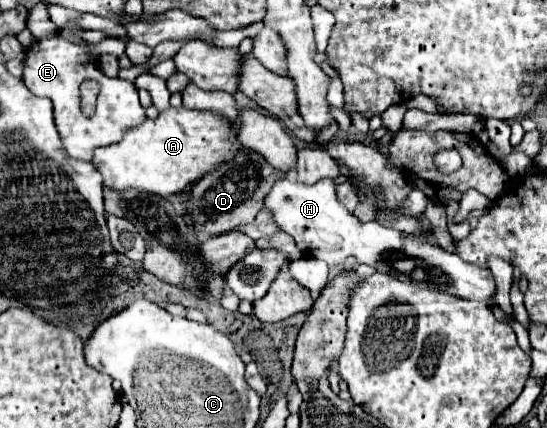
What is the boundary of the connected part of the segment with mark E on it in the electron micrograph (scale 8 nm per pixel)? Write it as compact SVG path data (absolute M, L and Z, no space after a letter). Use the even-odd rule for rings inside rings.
M70 21L70 25L74 29L60 29L56 37L36 41L26 51L24 83L36 97L48 97L52 101L54 121L66 153L80 161L92 161L94 149L120 141L128 129L140 125L146 119L146 113L138 101L138 91L134 83L106 77L98 67L96 55L92 55L82 41L68 41L68 39L80 39L82 33L76 21ZM86 79L94 79L100 83L100 95L98 95L94 117L84 117L80 111L78 87Z

